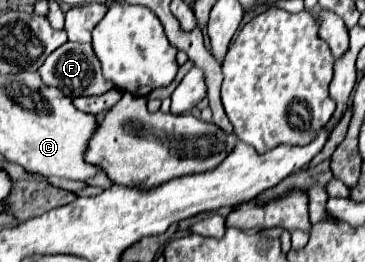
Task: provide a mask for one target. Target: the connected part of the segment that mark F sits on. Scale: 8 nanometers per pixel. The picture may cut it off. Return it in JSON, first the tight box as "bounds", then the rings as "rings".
{"bounds":[40,42,114,98],"rings":[[[66,42],[58,50],[54,50],[46,62],[40,66],[40,76],[42,82],[48,86],[60,88],[66,96],[78,98],[78,96],[100,96],[106,94],[108,90],[114,88],[110,80],[104,80],[100,62],[96,60],[96,54],[92,50],[92,44],[76,44],[76,42]]]}

